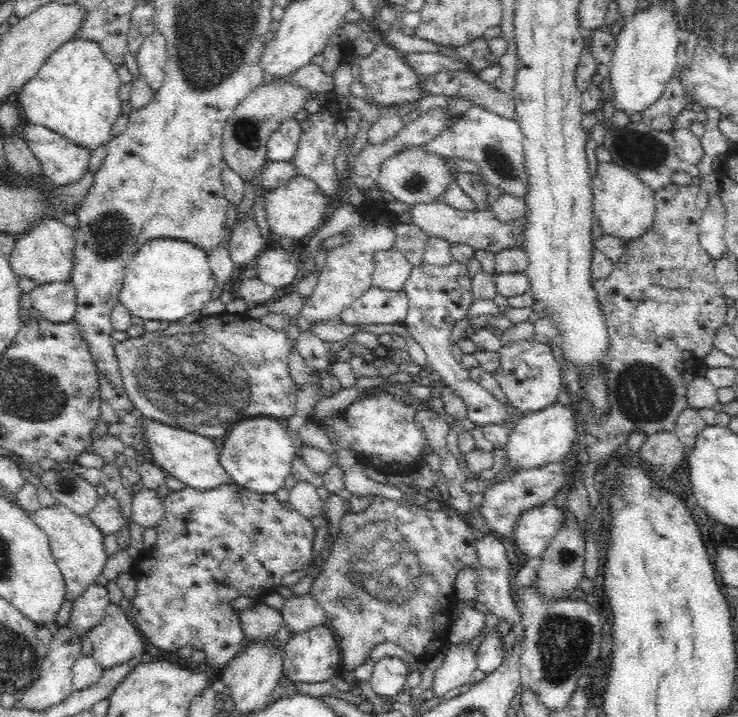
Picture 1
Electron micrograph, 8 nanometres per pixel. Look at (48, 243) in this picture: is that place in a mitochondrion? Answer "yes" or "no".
no

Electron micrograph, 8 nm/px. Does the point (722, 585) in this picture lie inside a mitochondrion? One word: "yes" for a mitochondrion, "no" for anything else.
no

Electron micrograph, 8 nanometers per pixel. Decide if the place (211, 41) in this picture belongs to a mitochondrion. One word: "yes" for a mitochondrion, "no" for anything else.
yes

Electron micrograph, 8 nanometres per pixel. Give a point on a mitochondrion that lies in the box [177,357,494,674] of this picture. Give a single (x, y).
(384, 560)

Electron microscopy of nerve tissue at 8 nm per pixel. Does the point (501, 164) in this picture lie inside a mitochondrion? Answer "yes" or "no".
yes

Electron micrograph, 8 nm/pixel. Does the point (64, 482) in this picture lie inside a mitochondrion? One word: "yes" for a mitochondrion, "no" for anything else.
yes

